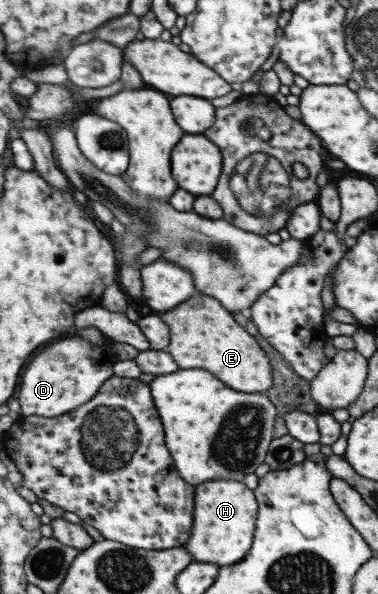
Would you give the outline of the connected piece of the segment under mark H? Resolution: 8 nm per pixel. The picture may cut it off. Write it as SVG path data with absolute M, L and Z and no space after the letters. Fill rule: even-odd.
M206 481L195 486L194 503L193 531L184 544L194 561L217 564L219 567L241 561L252 546L256 528L258 501L254 490L243 481Z

